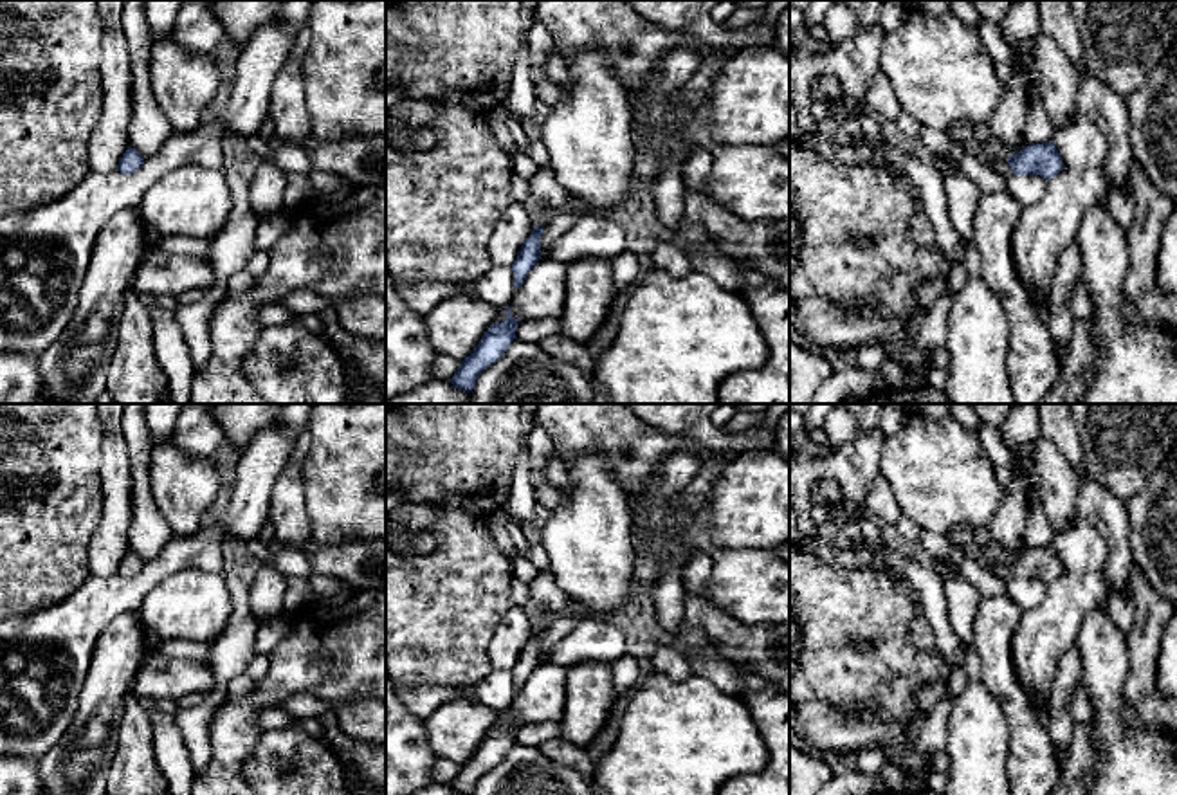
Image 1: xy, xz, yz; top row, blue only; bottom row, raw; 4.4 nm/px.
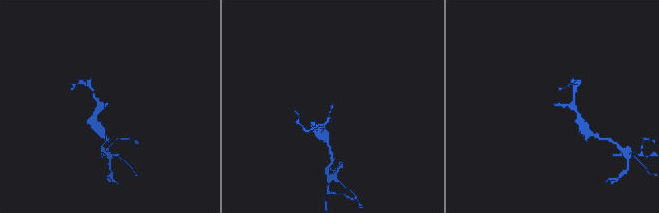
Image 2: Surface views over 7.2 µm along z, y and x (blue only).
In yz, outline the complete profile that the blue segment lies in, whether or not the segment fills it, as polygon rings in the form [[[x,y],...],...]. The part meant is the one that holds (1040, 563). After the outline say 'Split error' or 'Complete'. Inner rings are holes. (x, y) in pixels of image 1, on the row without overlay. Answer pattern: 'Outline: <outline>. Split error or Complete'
Outline: [[[959,526],[950,534],[948,541],[950,544],[959,546],[981,568],[1004,580],[1009,577],[1040,579],[1045,584],[1051,584],[1063,573],[1062,561],[1051,544],[1045,548],[1026,550],[1008,564],[995,564],[986,557],[986,550],[975,543],[975,530],[977,528],[972,526]]]. Split error

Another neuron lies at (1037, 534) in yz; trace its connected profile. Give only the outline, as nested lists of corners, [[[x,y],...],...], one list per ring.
[[[1038,485],[1029,496],[1029,516],[1024,528],[1026,550],[1045,548],[1051,544],[1054,532],[1044,510],[1044,501]]]

